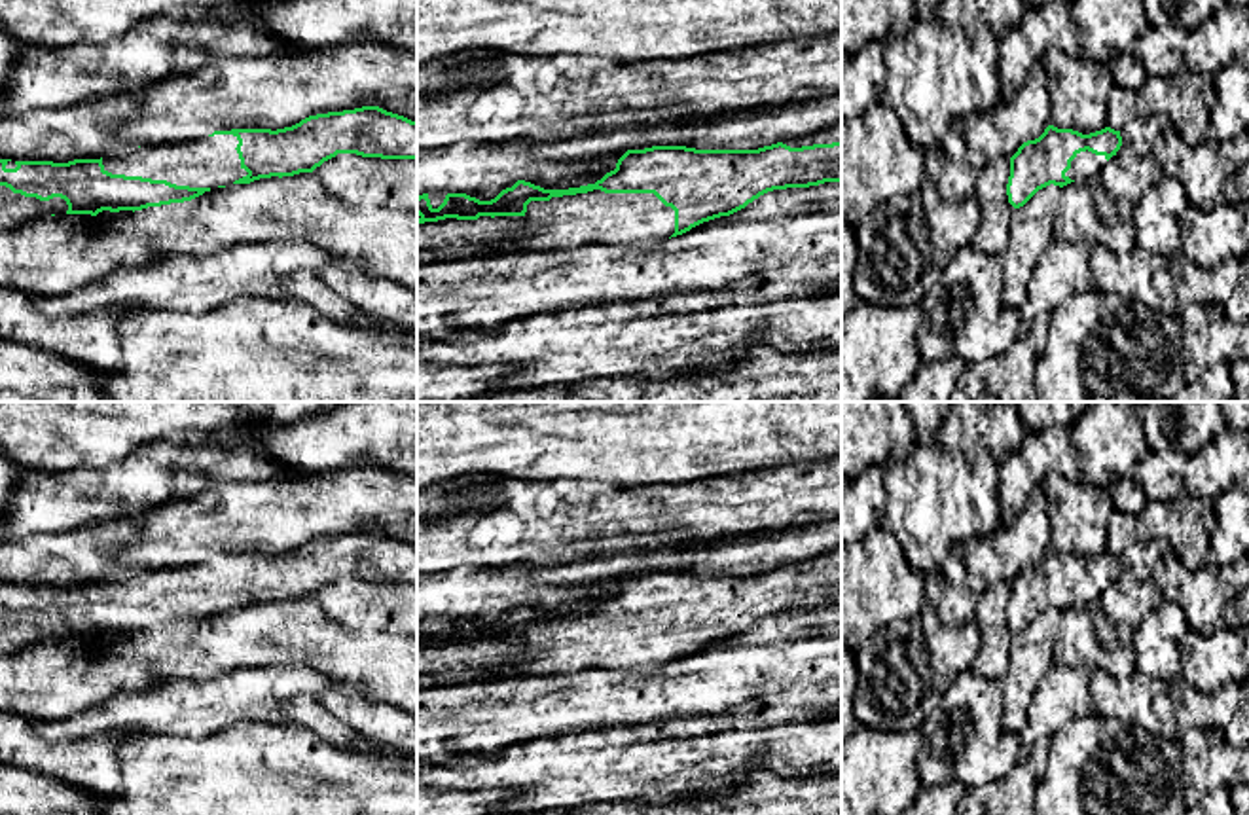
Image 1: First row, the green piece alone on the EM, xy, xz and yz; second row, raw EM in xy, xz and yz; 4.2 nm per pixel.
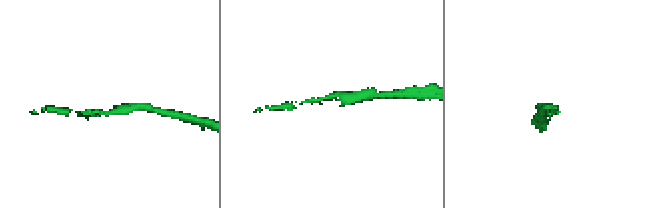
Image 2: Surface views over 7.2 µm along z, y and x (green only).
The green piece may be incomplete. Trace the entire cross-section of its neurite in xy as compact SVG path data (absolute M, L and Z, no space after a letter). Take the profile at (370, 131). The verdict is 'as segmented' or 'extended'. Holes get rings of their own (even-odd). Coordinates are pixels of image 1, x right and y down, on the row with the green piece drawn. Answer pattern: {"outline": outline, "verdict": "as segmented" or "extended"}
{"outline": "M362 106L277 131L231 129L203 140L127 146L100 159L0 159L0 233L47 214L135 212L214 188L313 172L337 154L417 159L417 121Z", "verdict": "extended"}

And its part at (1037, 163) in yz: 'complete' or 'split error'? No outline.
split error

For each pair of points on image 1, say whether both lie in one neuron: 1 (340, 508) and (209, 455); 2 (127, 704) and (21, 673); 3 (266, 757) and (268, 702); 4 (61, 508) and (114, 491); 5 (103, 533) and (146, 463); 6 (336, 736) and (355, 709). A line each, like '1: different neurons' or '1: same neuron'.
1: different neurons
2: different neurons
3: different neurons
4: same neuron
5: different neurons
6: different neurons

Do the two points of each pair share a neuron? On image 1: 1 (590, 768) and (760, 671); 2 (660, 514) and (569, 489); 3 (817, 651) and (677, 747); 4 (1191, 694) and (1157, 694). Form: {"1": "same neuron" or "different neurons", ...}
{"1": "different neurons", "2": "same neuron", "3": "different neurons", "4": "same neuron"}

